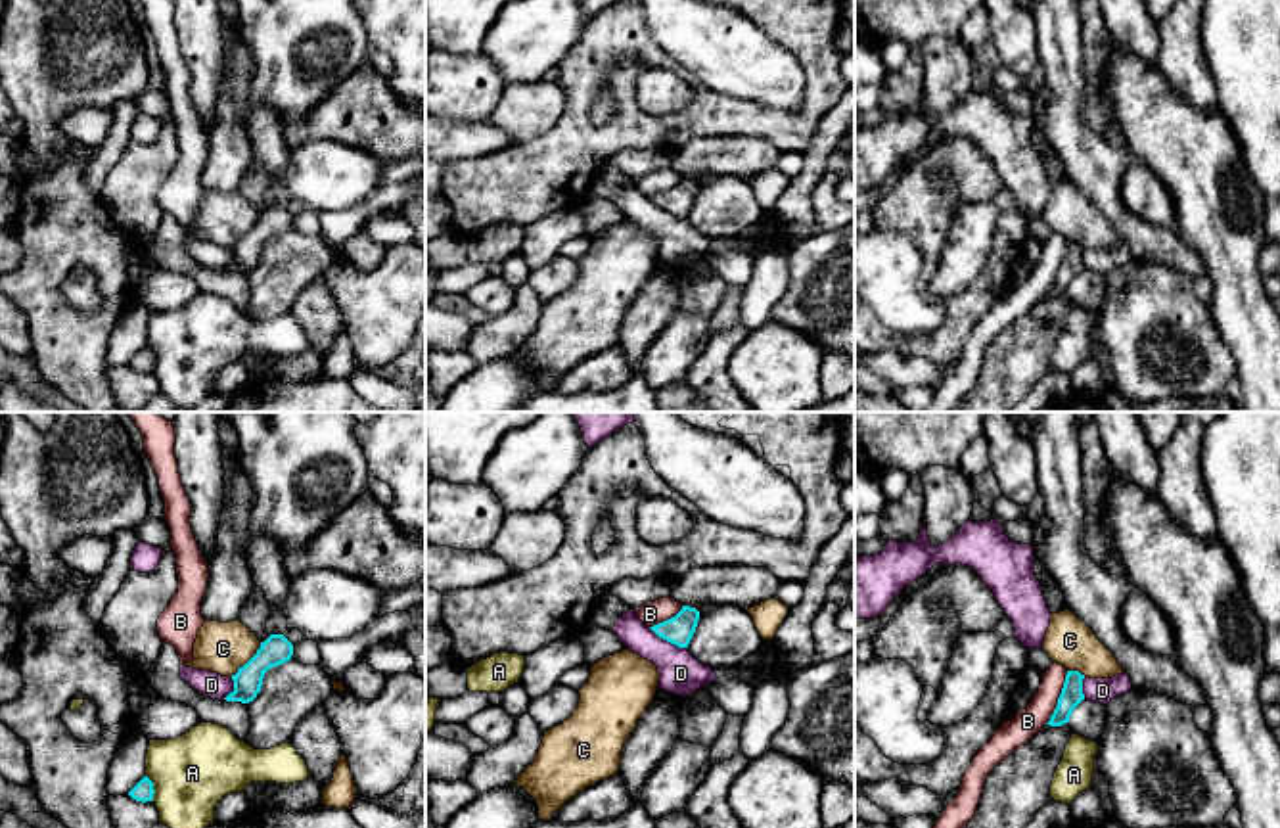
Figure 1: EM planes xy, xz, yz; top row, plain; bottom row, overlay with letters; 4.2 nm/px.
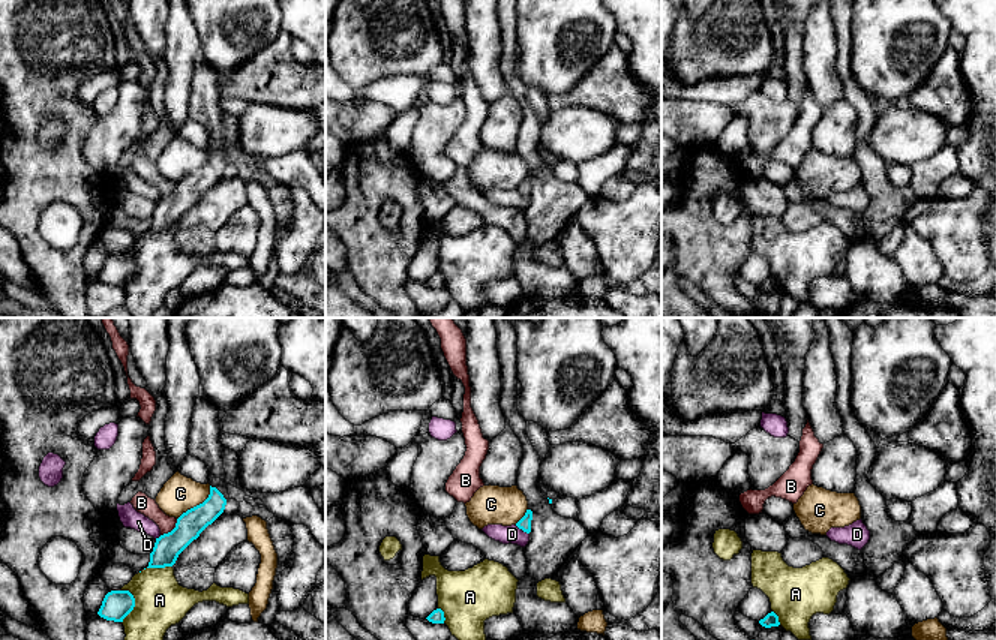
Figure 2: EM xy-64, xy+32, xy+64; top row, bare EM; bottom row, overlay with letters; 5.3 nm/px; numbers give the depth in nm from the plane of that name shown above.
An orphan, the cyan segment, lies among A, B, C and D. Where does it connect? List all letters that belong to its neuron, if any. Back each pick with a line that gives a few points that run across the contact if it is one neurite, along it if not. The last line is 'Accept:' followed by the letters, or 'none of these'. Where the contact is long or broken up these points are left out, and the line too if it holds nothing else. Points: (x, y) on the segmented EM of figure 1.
Accept: none of these

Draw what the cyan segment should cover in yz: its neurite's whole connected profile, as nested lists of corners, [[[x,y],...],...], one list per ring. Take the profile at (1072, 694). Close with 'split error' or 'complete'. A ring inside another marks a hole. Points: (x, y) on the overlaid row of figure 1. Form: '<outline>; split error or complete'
[[[1067,671],[1058,705],[1046,724],[1062,726],[1069,723],[1073,709],[1085,700],[1083,678],[1085,675],[1081,675],[1079,671]]]; complete

